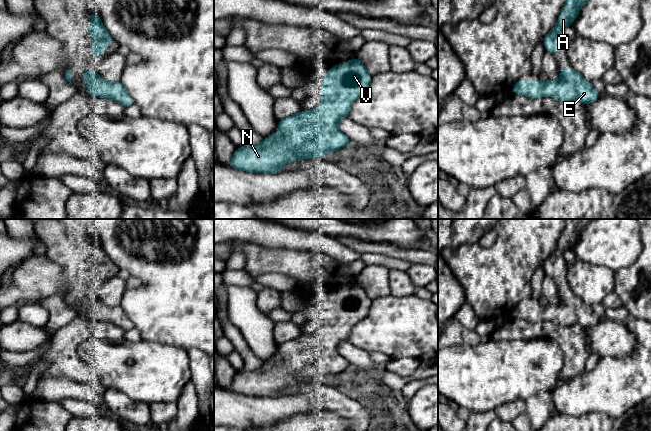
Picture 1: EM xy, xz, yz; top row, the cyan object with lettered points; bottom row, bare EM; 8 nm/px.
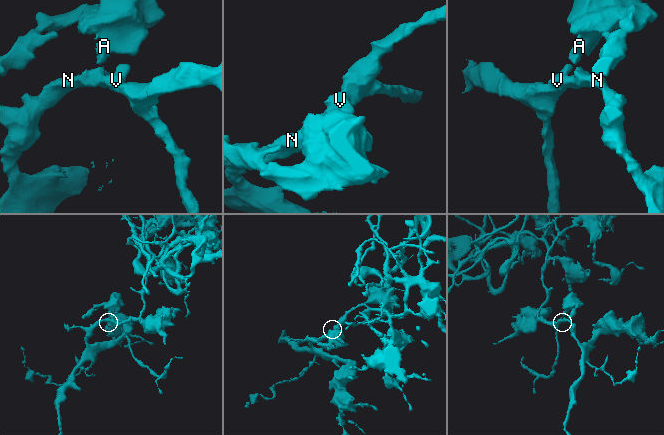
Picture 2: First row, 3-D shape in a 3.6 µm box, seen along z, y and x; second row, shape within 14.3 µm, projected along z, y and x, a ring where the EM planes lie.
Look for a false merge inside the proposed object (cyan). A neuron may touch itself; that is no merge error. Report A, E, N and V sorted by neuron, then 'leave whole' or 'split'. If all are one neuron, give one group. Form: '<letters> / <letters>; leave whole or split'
A E N V; leave whole

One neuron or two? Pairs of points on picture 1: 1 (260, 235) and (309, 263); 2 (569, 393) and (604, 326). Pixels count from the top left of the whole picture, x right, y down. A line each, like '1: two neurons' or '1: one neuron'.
1: two neurons
2: two neurons

